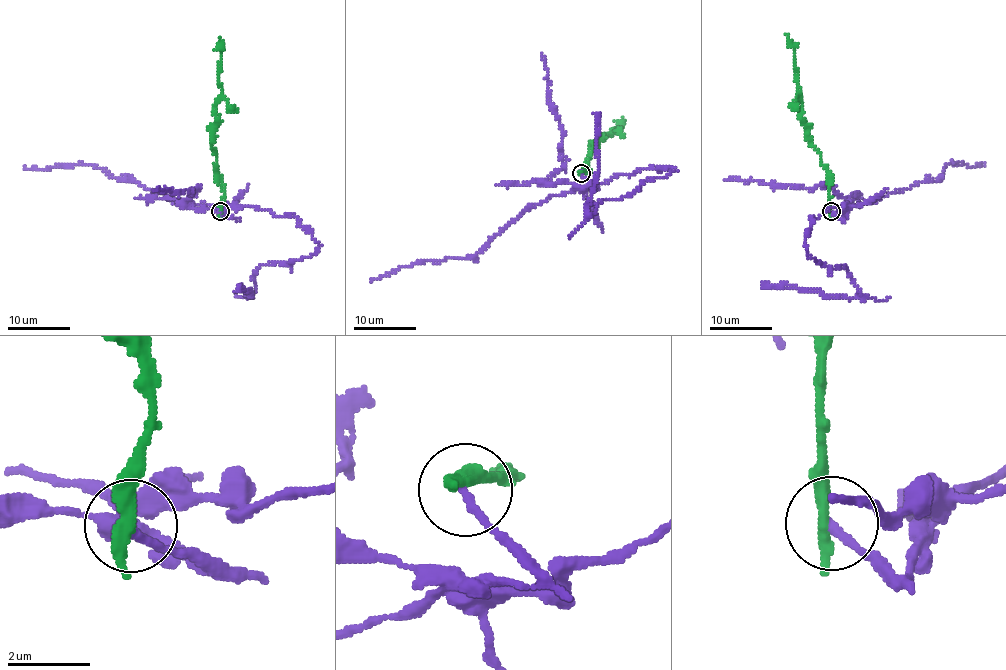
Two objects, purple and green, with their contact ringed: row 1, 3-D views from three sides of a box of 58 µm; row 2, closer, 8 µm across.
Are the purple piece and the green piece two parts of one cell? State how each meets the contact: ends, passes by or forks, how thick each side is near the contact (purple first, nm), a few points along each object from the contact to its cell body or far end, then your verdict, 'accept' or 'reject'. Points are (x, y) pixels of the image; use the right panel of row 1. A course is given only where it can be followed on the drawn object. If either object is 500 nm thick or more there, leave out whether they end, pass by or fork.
purple ends; green ends; calibres 200 and 460 nm; course purple (831, 211), (842, 218), (846, 210), (811, 217), (806, 253), (847, 267), (862, 296), (762, 289); course green (830, 211), (830, 174), (811, 144), (807, 125), (803, 122), (793, 46), (786, 33); reject

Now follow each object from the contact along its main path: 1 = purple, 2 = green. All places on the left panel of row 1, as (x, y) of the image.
1: (221, 212), (292, 214), (318, 244), (289, 265), (264, 264), (249, 296), (234, 292)
2: (220, 212), (224, 195), (212, 146), (217, 124), (215, 101), (221, 93), (221, 48), (218, 36)

